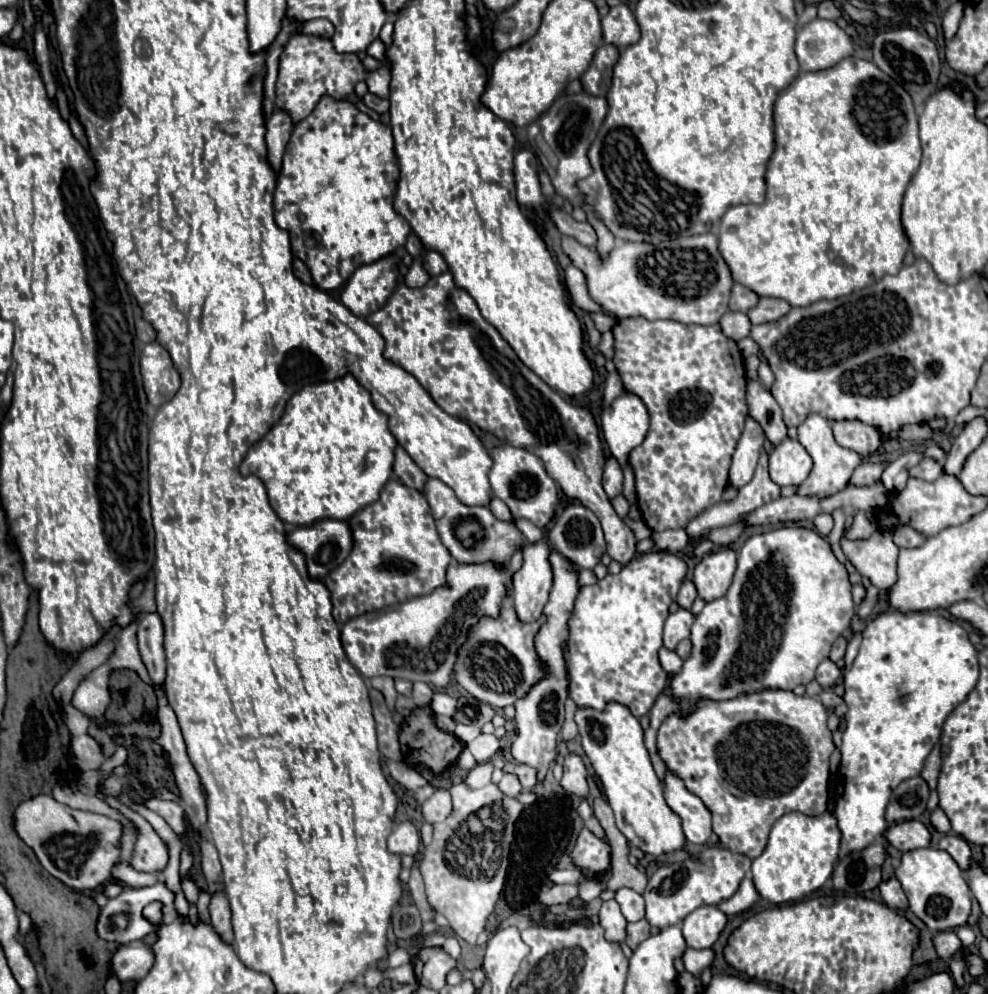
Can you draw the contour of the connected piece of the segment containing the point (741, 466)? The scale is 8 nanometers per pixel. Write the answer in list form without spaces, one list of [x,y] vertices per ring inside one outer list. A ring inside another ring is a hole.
[[[747,417],[745,430],[733,453],[733,463],[729,469],[729,487],[741,489],[753,479],[753,473],[759,461],[759,451],[763,449],[763,441],[765,441],[763,429],[759,427],[759,423]]]

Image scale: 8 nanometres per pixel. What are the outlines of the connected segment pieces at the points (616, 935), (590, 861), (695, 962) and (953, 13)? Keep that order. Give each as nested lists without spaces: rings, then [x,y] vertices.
[[[615,899],[605,901],[599,909],[599,925],[605,929],[607,941],[611,943],[623,943],[625,941],[625,917],[621,915],[621,909]]]
[[[583,827],[573,849],[569,851],[569,857],[579,871],[601,875],[611,865],[611,847],[605,839]]]
[[[685,949],[685,953],[681,955],[681,961],[683,961],[685,969],[687,969],[693,977],[699,977],[701,971],[707,969],[707,967],[713,963],[713,951],[711,951],[711,949],[703,949],[703,951]]]
[[[949,7],[949,9],[943,13],[941,25],[943,25],[945,39],[951,39],[951,37],[957,33],[957,27],[959,27],[961,17],[963,17],[963,7]]]

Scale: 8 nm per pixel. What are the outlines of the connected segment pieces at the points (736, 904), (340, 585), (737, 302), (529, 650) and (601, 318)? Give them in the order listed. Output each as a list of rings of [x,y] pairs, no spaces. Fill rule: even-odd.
[[[745,877],[737,889],[737,893],[729,899],[729,901],[723,901],[719,905],[719,909],[725,913],[725,915],[735,915],[735,913],[741,913],[745,909],[749,909],[755,901],[759,901],[761,895],[755,891],[755,885],[749,877]]]
[[[391,479],[383,487],[381,497],[351,517],[349,523],[355,547],[351,555],[323,579],[331,593],[333,617],[339,625],[367,611],[429,595],[435,587],[447,585],[445,571],[453,559],[437,535],[423,493]]]
[[[735,283],[735,285],[733,285],[733,289],[731,289],[729,309],[731,309],[731,311],[747,313],[751,307],[755,307],[755,305],[757,305],[757,299],[759,299],[759,297],[757,297],[751,289],[747,289],[747,287],[743,287],[743,285]]]
[[[503,605],[495,619],[479,619],[479,623],[467,633],[463,647],[457,651],[453,671],[455,681],[475,699],[491,707],[503,709],[517,699],[523,699],[523,695],[547,675],[547,669],[535,651],[535,631],[539,631],[539,623],[543,623],[543,615],[535,623],[519,623],[513,605]]]
[[[591,313],[591,319],[593,319],[593,323],[595,323],[595,329],[599,331],[599,333],[605,333],[605,331],[609,331],[615,323],[617,323],[617,319],[615,317],[611,317],[611,315],[605,315],[605,313]]]

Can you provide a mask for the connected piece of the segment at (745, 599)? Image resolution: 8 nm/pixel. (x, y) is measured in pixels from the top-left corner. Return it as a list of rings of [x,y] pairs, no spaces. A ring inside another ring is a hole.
[[[781,527],[781,529],[769,531],[769,533],[753,535],[745,541],[745,545],[741,547],[741,551],[737,555],[737,571],[735,571],[735,577],[733,577],[733,583],[729,587],[727,595],[707,603],[703,607],[703,611],[695,617],[695,623],[691,629],[693,651],[691,651],[689,659],[685,659],[681,673],[673,675],[673,679],[671,679],[673,697],[675,697],[675,701],[679,701],[681,709],[687,711],[693,703],[697,703],[703,697],[721,701],[721,699],[733,699],[735,695],[741,695],[741,693],[751,693],[751,691],[761,691],[761,689],[777,689],[777,687],[795,689],[797,685],[807,685],[815,677],[817,665],[829,657],[829,649],[835,643],[835,639],[841,637],[841,633],[851,625],[853,615],[855,615],[855,603],[851,599],[851,583],[847,579],[847,569],[837,561],[837,557],[833,555],[825,537],[821,537],[817,531],[805,529],[805,527]]]

